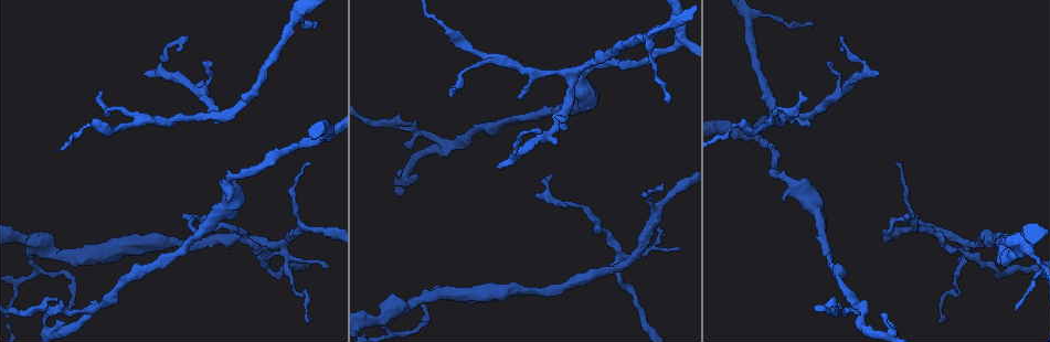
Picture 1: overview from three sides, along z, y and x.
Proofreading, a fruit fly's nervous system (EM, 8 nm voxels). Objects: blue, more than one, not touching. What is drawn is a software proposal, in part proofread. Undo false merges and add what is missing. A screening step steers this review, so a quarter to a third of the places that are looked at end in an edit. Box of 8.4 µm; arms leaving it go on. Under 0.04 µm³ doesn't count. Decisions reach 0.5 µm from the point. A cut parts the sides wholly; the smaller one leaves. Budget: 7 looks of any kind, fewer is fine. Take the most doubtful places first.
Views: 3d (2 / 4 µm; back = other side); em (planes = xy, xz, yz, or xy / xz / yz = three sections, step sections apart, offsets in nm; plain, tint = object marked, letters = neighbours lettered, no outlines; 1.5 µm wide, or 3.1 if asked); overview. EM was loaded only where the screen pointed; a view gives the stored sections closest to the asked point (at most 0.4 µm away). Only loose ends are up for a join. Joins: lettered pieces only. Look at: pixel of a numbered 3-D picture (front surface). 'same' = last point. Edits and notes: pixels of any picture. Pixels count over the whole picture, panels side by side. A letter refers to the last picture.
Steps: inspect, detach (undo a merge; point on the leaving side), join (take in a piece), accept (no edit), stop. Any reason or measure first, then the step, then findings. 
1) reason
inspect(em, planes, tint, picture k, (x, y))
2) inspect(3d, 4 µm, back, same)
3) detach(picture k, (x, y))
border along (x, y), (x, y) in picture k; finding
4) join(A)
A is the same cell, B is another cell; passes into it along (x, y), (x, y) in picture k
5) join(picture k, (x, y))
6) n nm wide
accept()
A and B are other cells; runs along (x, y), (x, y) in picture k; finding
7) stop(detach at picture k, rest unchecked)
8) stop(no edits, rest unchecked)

free end
inspect(3d, 4 µm, picture 1, (497, 168))

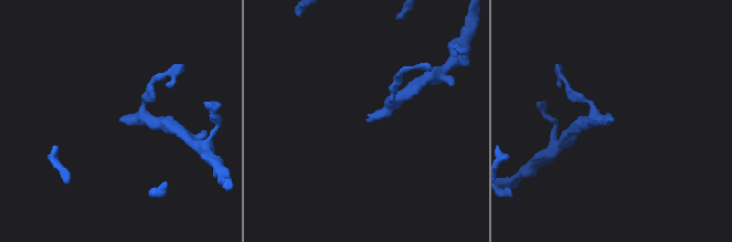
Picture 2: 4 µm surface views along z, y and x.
inspect(em, xy, step 4, tint, picture 2, (611, 120))

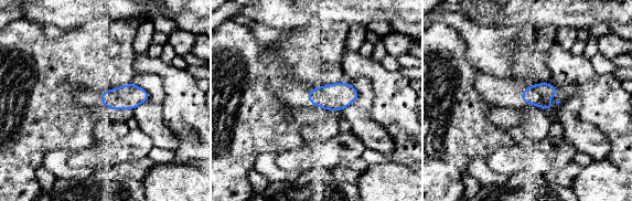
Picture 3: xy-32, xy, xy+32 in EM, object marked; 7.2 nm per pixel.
inspect(em, xy, step 4, letters, same)

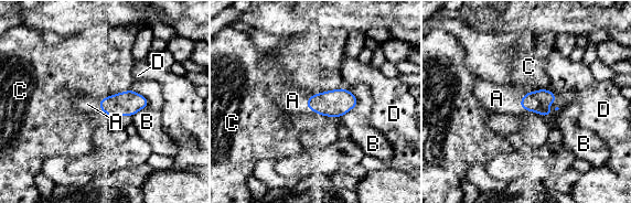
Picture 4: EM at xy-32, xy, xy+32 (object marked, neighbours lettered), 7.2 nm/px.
170 nm wide
join(picture 4, (496, 98))
A is the same cell, B, C and D are other cells; it goes on there

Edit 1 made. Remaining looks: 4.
end of a long branch
inspect(em, planes, letters, picture 1, (552, 174))

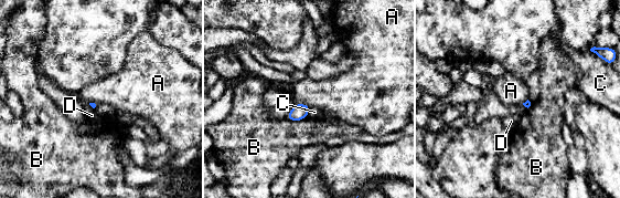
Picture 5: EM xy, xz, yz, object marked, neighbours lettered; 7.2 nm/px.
accept()
A, B, C and D are other cells; border along (295, 103), (306, 103), (310, 107) in picture 5; none of them fits

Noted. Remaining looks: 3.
tapers out
inspect(em, planes, plain, picture 1, (453, 88))

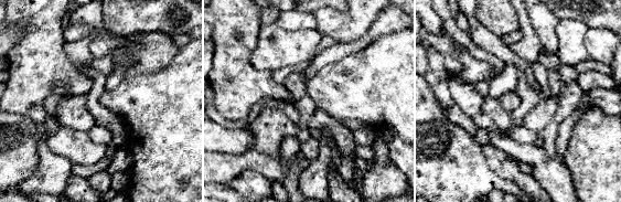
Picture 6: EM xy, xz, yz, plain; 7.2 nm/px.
inspect(em, planes, letters, same)

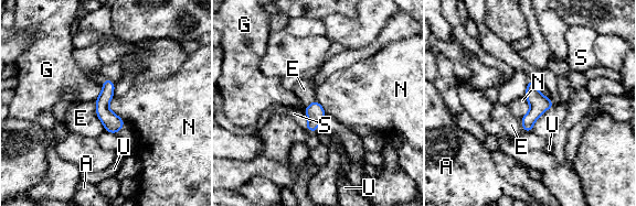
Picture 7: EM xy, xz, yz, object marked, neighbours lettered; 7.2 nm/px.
E touches over 220 nm
accept()
A, E, G, N, S and U are other cells; border along (113, 96), (108, 107), (124, 121) in picture 7; none of them fits

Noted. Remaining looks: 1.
stop(join at picture 4, rest unchecked)

